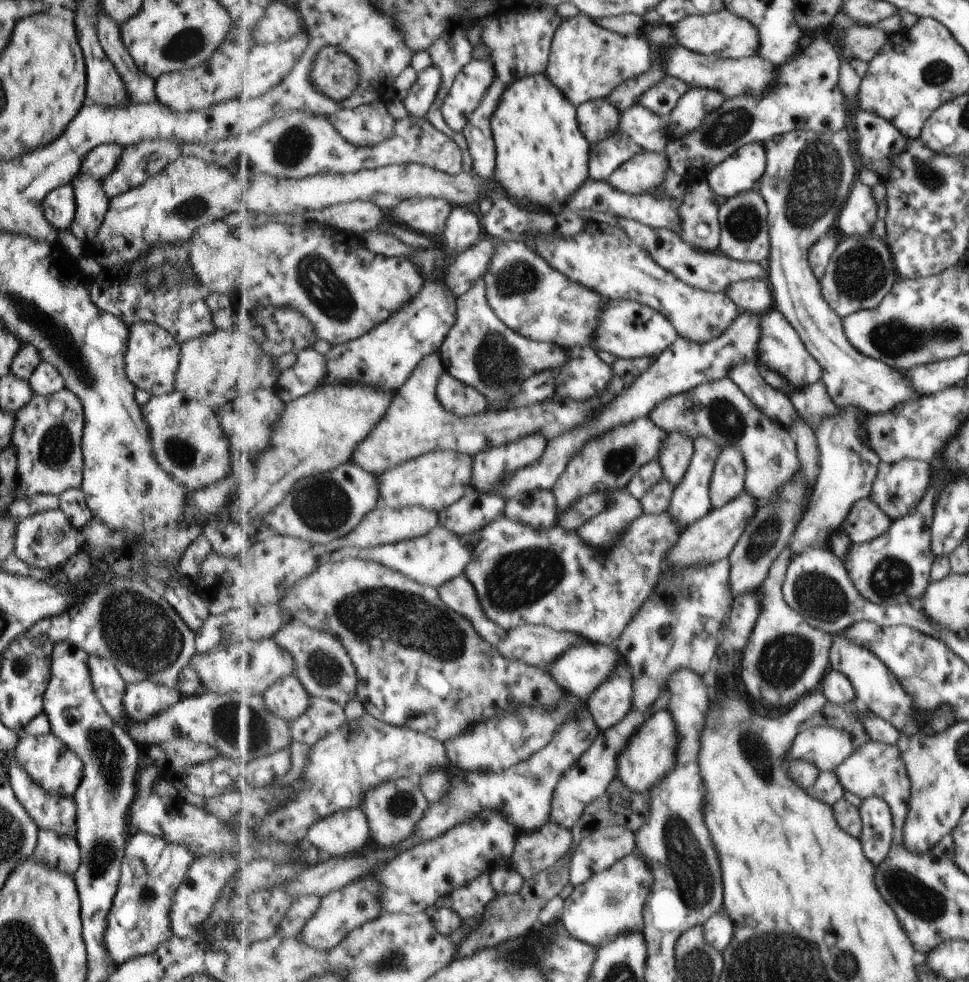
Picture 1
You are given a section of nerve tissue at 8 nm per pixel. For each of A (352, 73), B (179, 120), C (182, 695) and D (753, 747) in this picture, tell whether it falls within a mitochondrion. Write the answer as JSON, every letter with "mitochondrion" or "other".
{"A":"mitochondrion","B":"other","C":"other","D":"mitochondrion"}

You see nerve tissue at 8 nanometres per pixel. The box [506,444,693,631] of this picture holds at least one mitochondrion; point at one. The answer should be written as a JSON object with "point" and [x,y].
{"point":[618,460]}

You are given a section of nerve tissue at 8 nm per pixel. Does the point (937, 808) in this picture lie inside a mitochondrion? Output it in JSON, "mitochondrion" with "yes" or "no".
{"mitochondrion":"no"}

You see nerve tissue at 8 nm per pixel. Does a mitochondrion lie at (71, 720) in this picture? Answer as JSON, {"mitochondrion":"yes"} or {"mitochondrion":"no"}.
{"mitochondrion":"yes"}

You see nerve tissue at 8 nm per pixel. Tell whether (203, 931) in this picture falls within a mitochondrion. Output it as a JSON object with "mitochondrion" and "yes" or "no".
{"mitochondrion":"no"}

